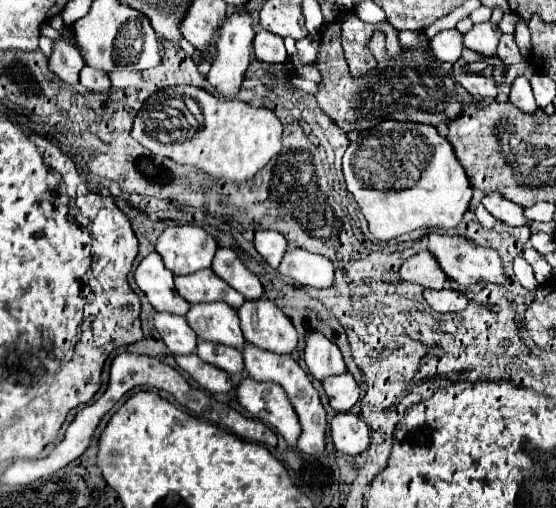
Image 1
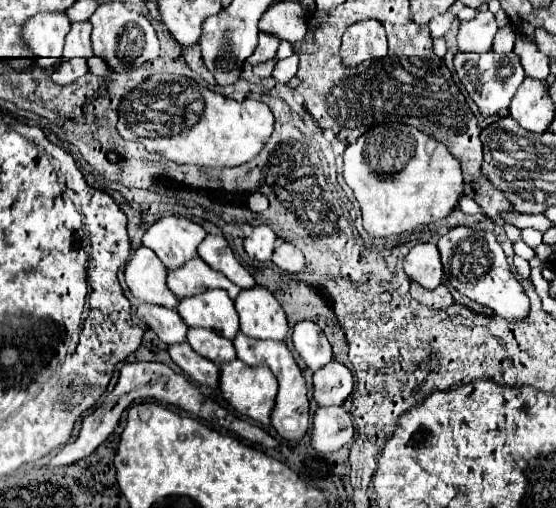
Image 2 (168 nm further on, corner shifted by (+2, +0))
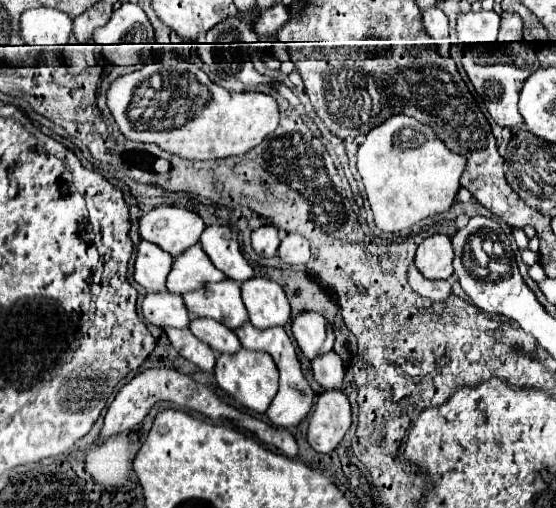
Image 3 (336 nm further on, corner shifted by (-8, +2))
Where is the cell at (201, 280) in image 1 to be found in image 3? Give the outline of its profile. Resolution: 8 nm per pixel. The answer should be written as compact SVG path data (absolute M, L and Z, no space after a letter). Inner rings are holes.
M197 244L189 246L179 258L175 258L171 274L167 276L167 290L175 294L185 294L209 282L221 280L225 280L225 274L211 264L201 244Z

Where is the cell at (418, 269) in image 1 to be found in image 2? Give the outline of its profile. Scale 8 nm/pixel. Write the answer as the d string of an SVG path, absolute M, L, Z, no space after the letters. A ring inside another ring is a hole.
M417 244L403 260L405 274L421 284L423 288L437 288L443 284L443 266L439 260L439 250L435 244Z

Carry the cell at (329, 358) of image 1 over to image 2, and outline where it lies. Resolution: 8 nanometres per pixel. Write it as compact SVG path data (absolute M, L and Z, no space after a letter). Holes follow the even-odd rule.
M303 320L303 322L295 324L295 328L293 328L293 346L295 346L297 354L303 358L303 362L313 372L323 368L325 364L329 364L329 360L333 360L329 340L325 338L323 330L311 320Z

